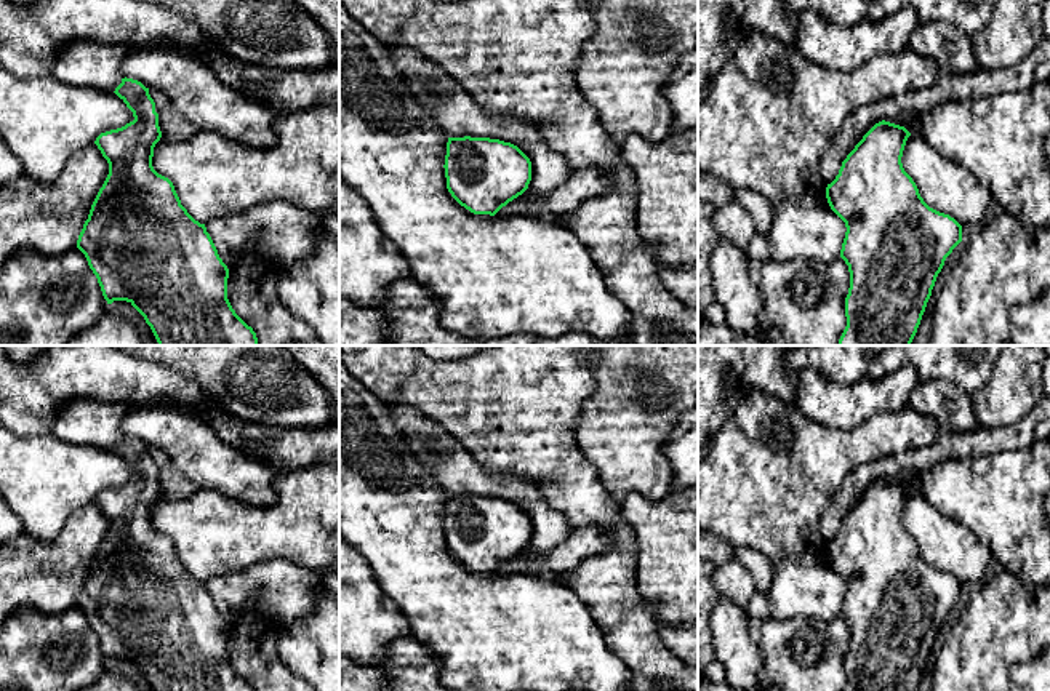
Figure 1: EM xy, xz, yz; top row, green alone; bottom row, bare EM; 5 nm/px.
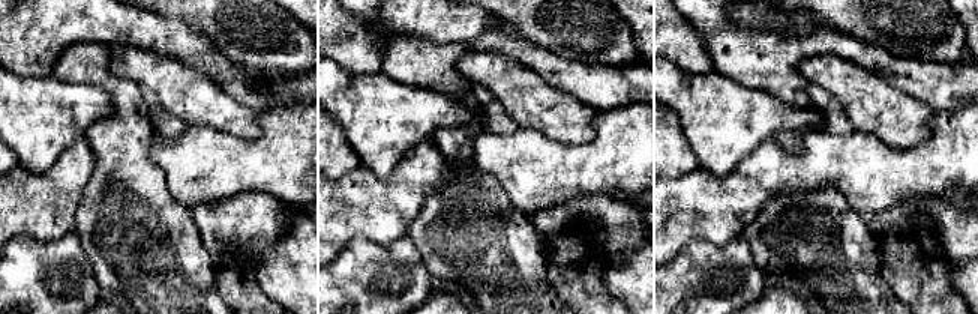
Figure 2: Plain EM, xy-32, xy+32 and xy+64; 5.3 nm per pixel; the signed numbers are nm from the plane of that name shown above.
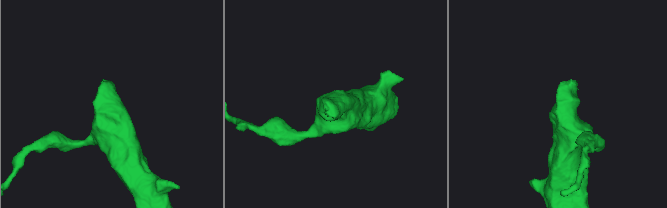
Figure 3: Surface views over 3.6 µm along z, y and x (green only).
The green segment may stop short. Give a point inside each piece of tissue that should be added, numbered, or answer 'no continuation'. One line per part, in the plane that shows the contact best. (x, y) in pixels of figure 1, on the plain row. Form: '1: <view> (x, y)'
1: xy (84, 421)

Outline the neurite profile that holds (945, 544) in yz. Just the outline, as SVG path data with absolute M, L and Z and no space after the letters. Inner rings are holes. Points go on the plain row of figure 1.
M920 491L908 496L901 521L930 566L949 573L962 585L986 579L992 558L989 547L967 526L936 510Z

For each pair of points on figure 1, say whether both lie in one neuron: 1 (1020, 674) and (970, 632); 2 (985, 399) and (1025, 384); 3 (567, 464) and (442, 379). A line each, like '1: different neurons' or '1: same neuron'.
1: different neurons
2: same neuron
3: same neuron

